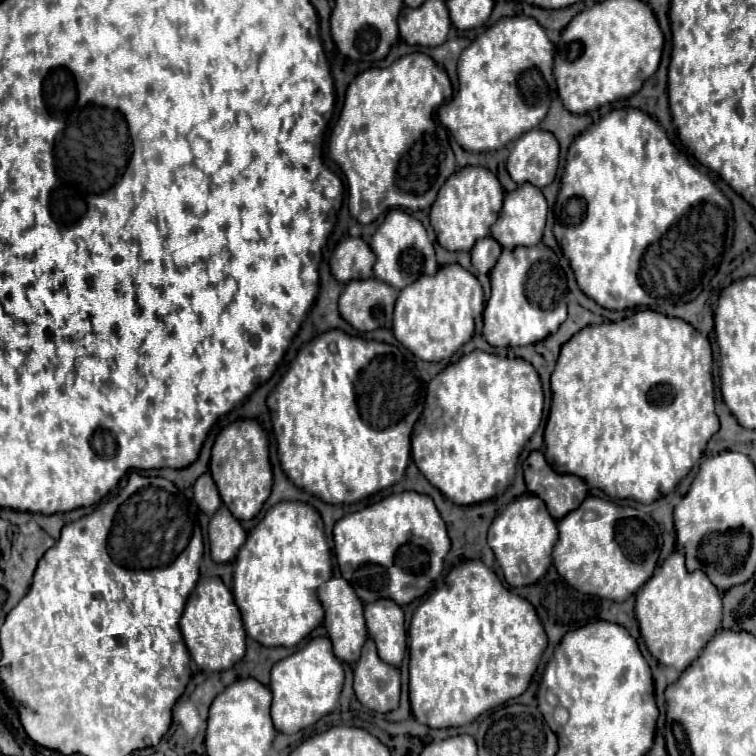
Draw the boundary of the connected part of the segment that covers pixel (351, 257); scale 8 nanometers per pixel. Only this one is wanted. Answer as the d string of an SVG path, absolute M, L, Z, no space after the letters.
M346 236L334 250L330 258L330 268L332 274L336 276L338 282L348 282L348 280L364 280L372 276L372 266L374 266L374 252L372 248L362 240L354 236Z

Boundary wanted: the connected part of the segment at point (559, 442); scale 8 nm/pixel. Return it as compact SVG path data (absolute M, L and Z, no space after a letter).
M642 310L630 318L618 322L602 322L582 328L574 334L560 350L556 368L552 372L552 408L544 432L546 440L546 460L560 474L580 476L586 484L604 490L612 498L630 498L642 504L652 504L664 494L670 494L674 486L692 470L692 466L702 458L708 440L718 432L718 416L714 412L714 384L712 384L712 350L710 342L688 322L680 318L664 316L656 310Z

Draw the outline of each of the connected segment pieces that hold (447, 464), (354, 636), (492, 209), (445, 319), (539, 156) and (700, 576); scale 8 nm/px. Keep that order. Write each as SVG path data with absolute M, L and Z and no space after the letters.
M474 350L446 366L430 380L424 412L412 432L412 458L420 472L454 504L476 504L502 494L512 484L522 446L540 424L544 406L540 386L538 372L522 358L502 358L484 350Z
M330 578L328 582L324 582L318 588L318 598L324 606L324 626L328 630L328 636L334 644L334 652L338 656L338 660L354 664L360 658L360 650L362 644L366 640L366 624L364 624L364 604L362 600L356 596L356 592L352 592L352 586L344 580L344 578Z
M466 166L454 172L440 188L432 210L430 224L438 236L438 244L446 250L470 250L476 240L490 234L490 226L496 222L502 208L504 188L500 186L496 174L484 166Z
M446 264L434 276L420 276L420 280L400 290L392 332L418 358L438 362L450 358L472 338L474 316L481 316L484 306L484 292L478 278L460 264Z
M532 128L514 142L508 156L508 172L516 184L530 182L536 188L548 186L558 170L560 146L552 132Z
M676 548L652 574L652 580L635 594L634 613L640 634L652 656L664 666L684 670L690 666L722 622L722 592L704 576L704 572L688 572L684 554Z

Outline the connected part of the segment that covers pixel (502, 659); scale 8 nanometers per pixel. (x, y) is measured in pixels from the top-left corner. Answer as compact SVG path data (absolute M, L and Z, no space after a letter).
M466 560L452 568L446 584L428 594L416 608L410 628L410 704L418 722L430 728L464 726L482 712L520 696L538 668L546 648L546 632L538 620L534 606L506 590L500 578L482 560Z

